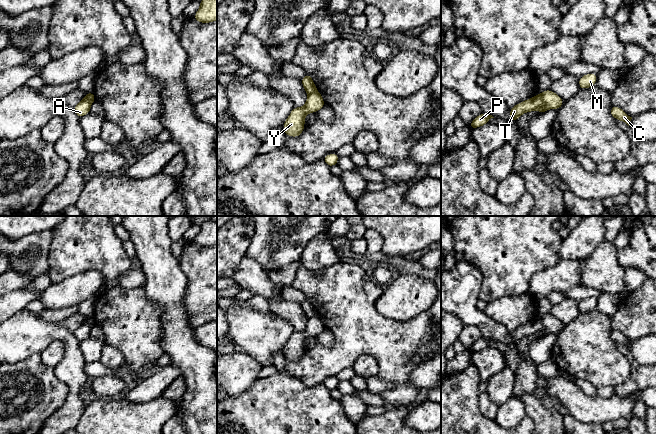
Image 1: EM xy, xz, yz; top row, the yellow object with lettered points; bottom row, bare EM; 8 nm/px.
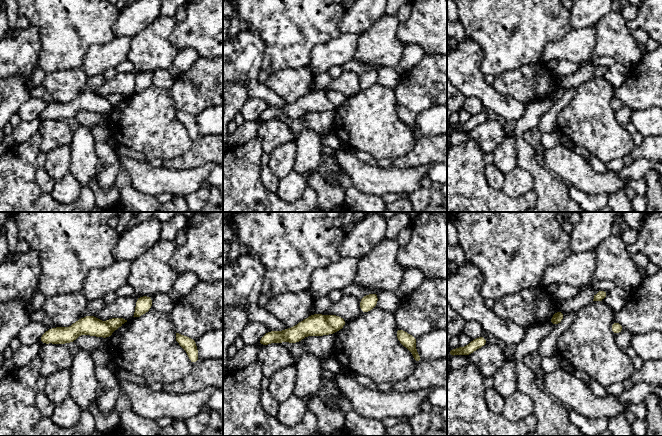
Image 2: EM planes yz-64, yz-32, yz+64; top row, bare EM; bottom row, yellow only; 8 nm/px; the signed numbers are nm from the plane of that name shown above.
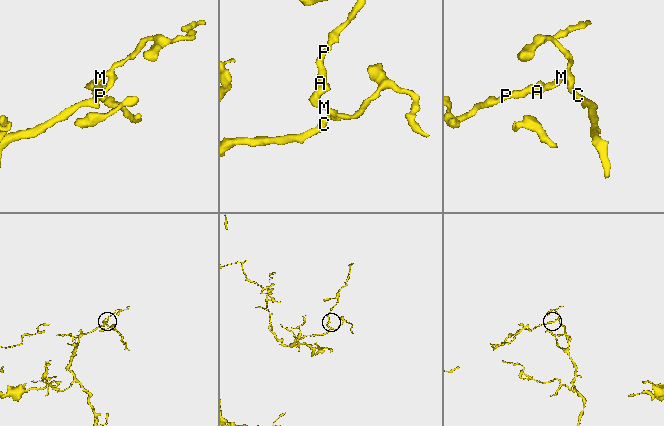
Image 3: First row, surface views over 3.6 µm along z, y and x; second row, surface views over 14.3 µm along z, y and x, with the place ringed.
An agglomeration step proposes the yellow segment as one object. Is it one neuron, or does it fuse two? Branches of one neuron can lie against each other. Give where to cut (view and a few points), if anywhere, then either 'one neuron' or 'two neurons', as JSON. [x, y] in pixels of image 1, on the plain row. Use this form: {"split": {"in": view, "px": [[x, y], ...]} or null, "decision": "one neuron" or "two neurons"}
{"split": {"in": "yz", "px": [[539, 318], [548, 332]]}, "decision": "two neurons"}

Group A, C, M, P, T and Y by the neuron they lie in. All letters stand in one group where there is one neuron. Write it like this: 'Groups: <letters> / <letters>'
Groups: A P T / C M Y

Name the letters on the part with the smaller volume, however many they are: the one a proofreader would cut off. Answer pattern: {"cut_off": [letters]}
{"cut_off": ["A", "P", "T"]}

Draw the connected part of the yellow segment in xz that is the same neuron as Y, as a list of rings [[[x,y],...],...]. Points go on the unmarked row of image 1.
[[[319,316],[308,319],[303,331],[294,331],[284,346],[284,357],[291,361],[298,361],[303,357],[305,340],[307,337],[316,337],[325,330],[322,319]]]

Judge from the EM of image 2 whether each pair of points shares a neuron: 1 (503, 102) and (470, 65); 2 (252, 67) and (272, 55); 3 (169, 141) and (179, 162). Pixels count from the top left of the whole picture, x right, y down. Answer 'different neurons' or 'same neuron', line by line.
1: same neuron
2: different neurons
3: different neurons

